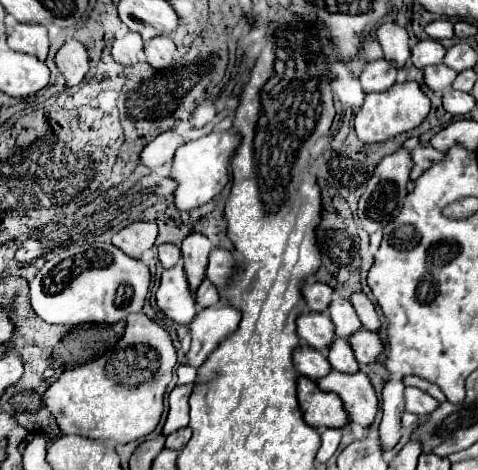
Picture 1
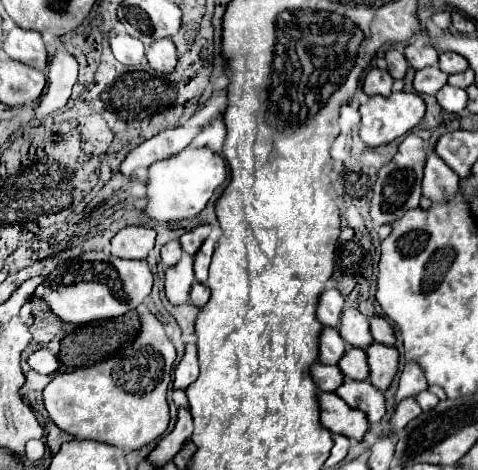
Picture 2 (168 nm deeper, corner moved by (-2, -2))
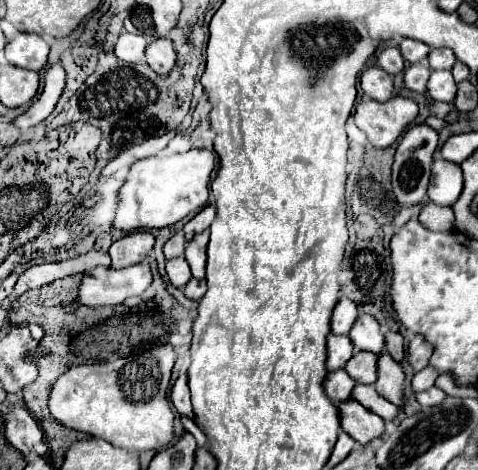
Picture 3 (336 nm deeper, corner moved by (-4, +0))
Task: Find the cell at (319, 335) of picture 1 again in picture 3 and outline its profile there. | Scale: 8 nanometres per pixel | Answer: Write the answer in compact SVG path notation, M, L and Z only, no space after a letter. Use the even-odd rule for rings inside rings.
M334 333L328 335L328 361L326 361L328 371L342 369L352 355L354 355L354 345L350 337L334 335Z

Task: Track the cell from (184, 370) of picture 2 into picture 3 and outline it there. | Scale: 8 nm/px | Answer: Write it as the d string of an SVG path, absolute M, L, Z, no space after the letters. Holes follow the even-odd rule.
M182 373L174 387L172 387L172 393L170 393L170 399L176 407L176 411L180 415L186 415L190 419L194 419L194 413L192 413L192 405L190 405L190 391L188 391L188 379L186 379L186 373Z

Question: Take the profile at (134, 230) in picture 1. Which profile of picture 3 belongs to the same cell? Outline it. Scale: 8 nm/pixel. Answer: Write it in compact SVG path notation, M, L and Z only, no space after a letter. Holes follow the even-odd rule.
M132 231L112 243L110 247L112 267L122 269L136 265L146 259L152 247L154 247L154 235L150 231Z

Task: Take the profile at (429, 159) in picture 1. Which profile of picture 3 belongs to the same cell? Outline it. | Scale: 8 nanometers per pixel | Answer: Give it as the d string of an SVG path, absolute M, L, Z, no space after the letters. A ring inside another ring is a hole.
M436 159L432 165L432 177L428 185L428 197L436 205L454 205L462 193L462 169L444 159Z

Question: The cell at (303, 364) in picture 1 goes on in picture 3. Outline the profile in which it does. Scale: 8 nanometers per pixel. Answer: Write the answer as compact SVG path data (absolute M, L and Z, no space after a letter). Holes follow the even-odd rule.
M338 369L338 371L328 373L328 377L324 381L324 391L334 403L342 403L352 397L354 385L356 383L348 377L348 373L344 369Z

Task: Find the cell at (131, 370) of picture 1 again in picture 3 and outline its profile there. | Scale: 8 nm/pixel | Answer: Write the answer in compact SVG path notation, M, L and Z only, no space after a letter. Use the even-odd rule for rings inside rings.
M160 345L108 363L70 367L54 383L48 401L50 413L62 425L104 439L114 447L138 453L162 449L174 439L174 413L168 401L172 365L172 345Z

